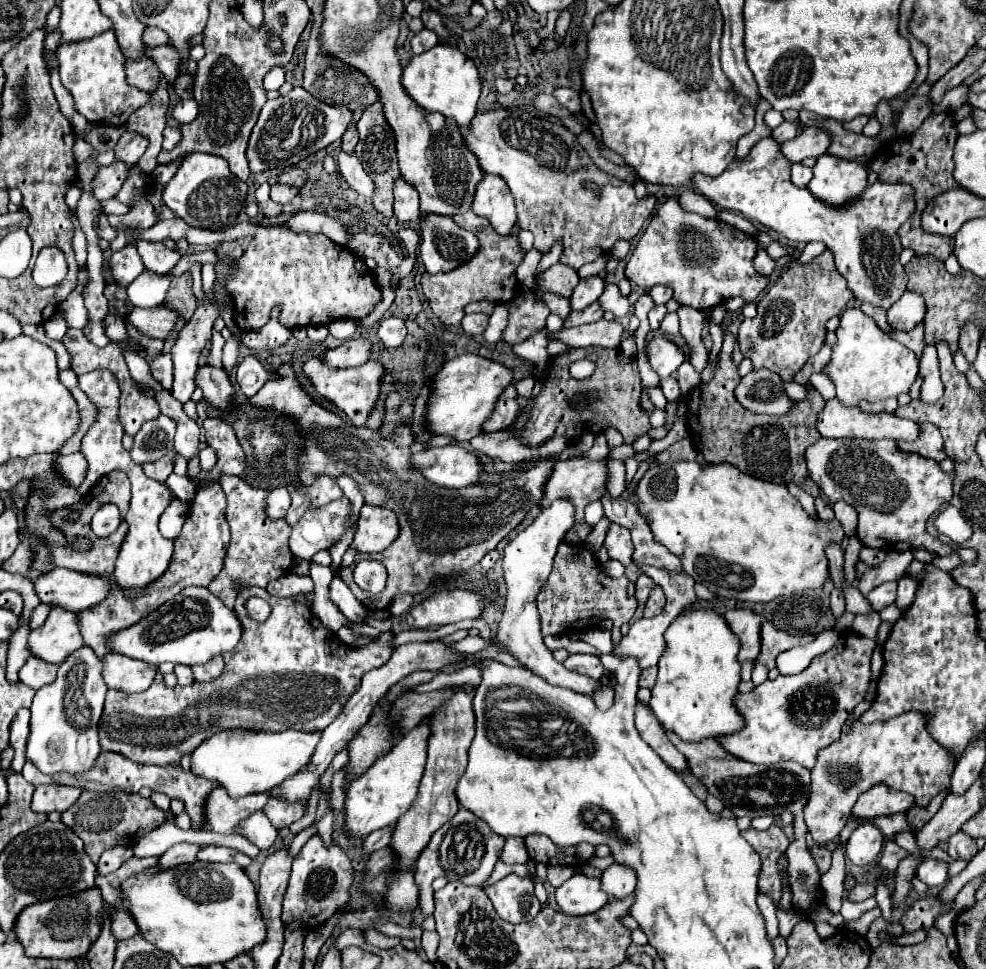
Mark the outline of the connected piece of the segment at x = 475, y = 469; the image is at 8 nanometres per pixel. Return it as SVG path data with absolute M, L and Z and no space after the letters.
M447 445L441 449L433 447L415 453L413 463L413 467L417 467L429 481L451 489L469 487L477 483L483 473L481 459L459 445Z

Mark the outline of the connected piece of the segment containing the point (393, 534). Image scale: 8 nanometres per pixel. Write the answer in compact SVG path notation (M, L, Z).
M363 505L353 547L361 553L381 553L397 539L397 533L399 521L391 509Z

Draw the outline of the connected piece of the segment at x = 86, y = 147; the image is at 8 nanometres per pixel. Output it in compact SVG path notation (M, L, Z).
M77 137L75 145L73 145L73 153L75 153L77 163L81 163L83 159L87 159L91 155L91 145L83 137Z

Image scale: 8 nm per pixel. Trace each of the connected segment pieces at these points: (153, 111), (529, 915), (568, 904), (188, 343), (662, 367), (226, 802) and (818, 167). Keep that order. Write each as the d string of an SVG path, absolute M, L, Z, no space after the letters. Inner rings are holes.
M163 77L161 89L157 89L151 95L149 103L145 107L141 107L141 111L133 113L129 117L129 123L125 125L129 131L139 131L141 135L145 135L149 139L149 147L137 163L137 167L143 167L145 173L153 173L153 169L157 167L157 155L161 151L161 131L167 125L167 111L169 111L167 87L169 87L169 83Z
M515 873L485 889L495 911L507 923L529 923L541 911L541 903L533 893L533 879Z
M573 875L567 879L555 893L557 905L567 915L589 915L599 911L609 897L601 893L599 879L585 877L585 875Z
M205 295L205 305L197 307L191 321L183 327L177 343L173 345L173 367L175 367L175 381L173 381L173 397L181 403L191 401L195 391L195 373L197 373L197 357L201 355L203 345L211 339L211 327L219 317L219 303L215 305Z
M655 337L647 343L645 353L647 353L651 369L659 375L659 387L665 393L667 401L677 403L681 399L681 391L679 391L677 381L673 379L673 373L685 361L683 351L675 343L671 343L663 337Z
M225 787L213 789L213 795L209 795L209 807L207 807L207 811L209 811L209 831L235 835L237 827L247 817L257 813L267 801L269 801L269 793L257 793L257 795L233 799L225 791Z
M821 155L813 167L813 179L807 189L829 205L845 205L867 187L867 167L857 161L845 161L835 155Z

